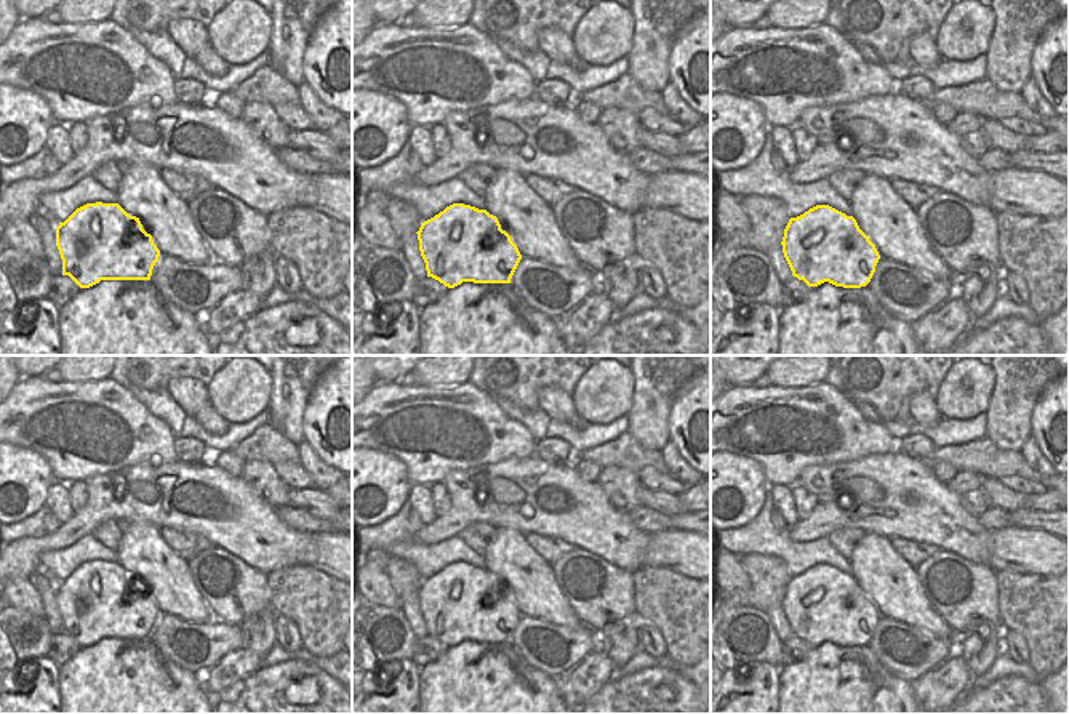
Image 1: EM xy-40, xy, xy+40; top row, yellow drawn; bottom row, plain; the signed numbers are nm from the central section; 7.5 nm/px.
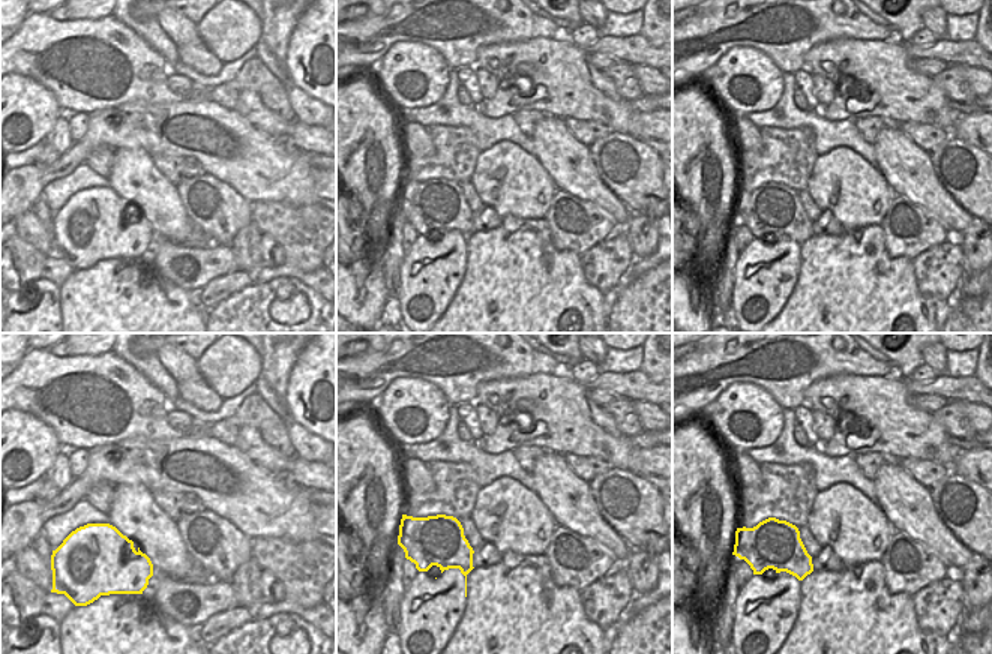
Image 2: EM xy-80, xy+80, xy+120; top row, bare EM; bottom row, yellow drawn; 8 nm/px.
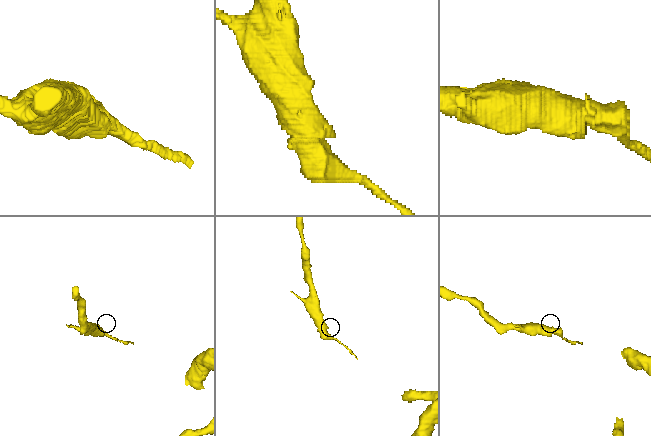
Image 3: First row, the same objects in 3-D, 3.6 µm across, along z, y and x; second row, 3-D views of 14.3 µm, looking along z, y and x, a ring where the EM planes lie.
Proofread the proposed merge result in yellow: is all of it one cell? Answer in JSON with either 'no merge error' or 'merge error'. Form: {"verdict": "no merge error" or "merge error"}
{"verdict": "merge error"}

